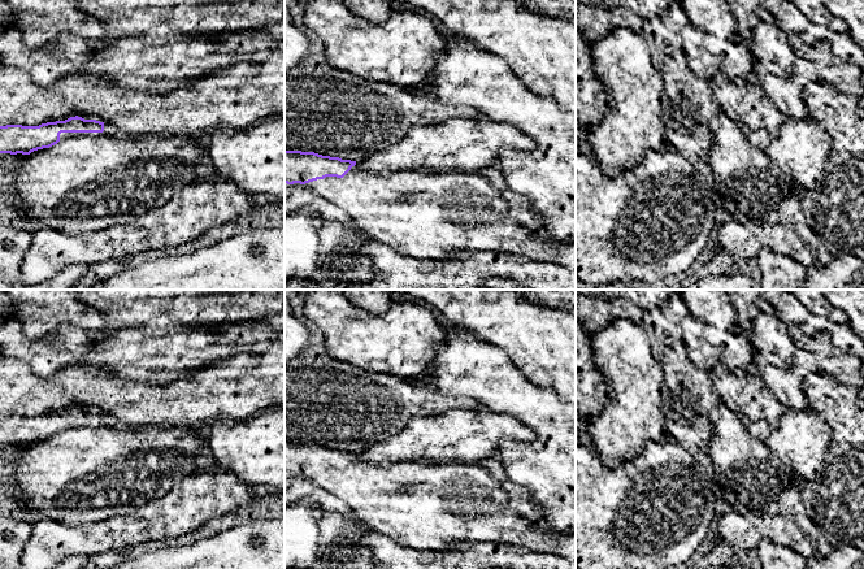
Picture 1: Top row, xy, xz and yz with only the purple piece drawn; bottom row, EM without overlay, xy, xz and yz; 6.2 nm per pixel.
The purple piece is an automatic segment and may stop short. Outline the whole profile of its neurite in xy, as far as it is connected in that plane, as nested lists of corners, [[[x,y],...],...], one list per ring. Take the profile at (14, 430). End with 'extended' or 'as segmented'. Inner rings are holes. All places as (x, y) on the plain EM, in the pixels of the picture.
[[[78,407],[39,417],[6,416],[0,417],[0,444],[30,446],[77,427],[101,427],[118,424],[118,420],[110,414]]]; extended

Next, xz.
[[[285,440],[285,475],[311,478],[338,496],[373,531],[418,551],[444,551],[463,542],[500,543],[576,561],[576,533],[561,534],[531,525],[511,507],[500,482],[479,464],[369,464],[355,456],[351,451]]]; extended

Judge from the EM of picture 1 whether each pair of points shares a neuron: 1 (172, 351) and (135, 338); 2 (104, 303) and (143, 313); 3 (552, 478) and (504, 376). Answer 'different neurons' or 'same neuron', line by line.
1: same neuron
2: same neuron
3: same neuron

